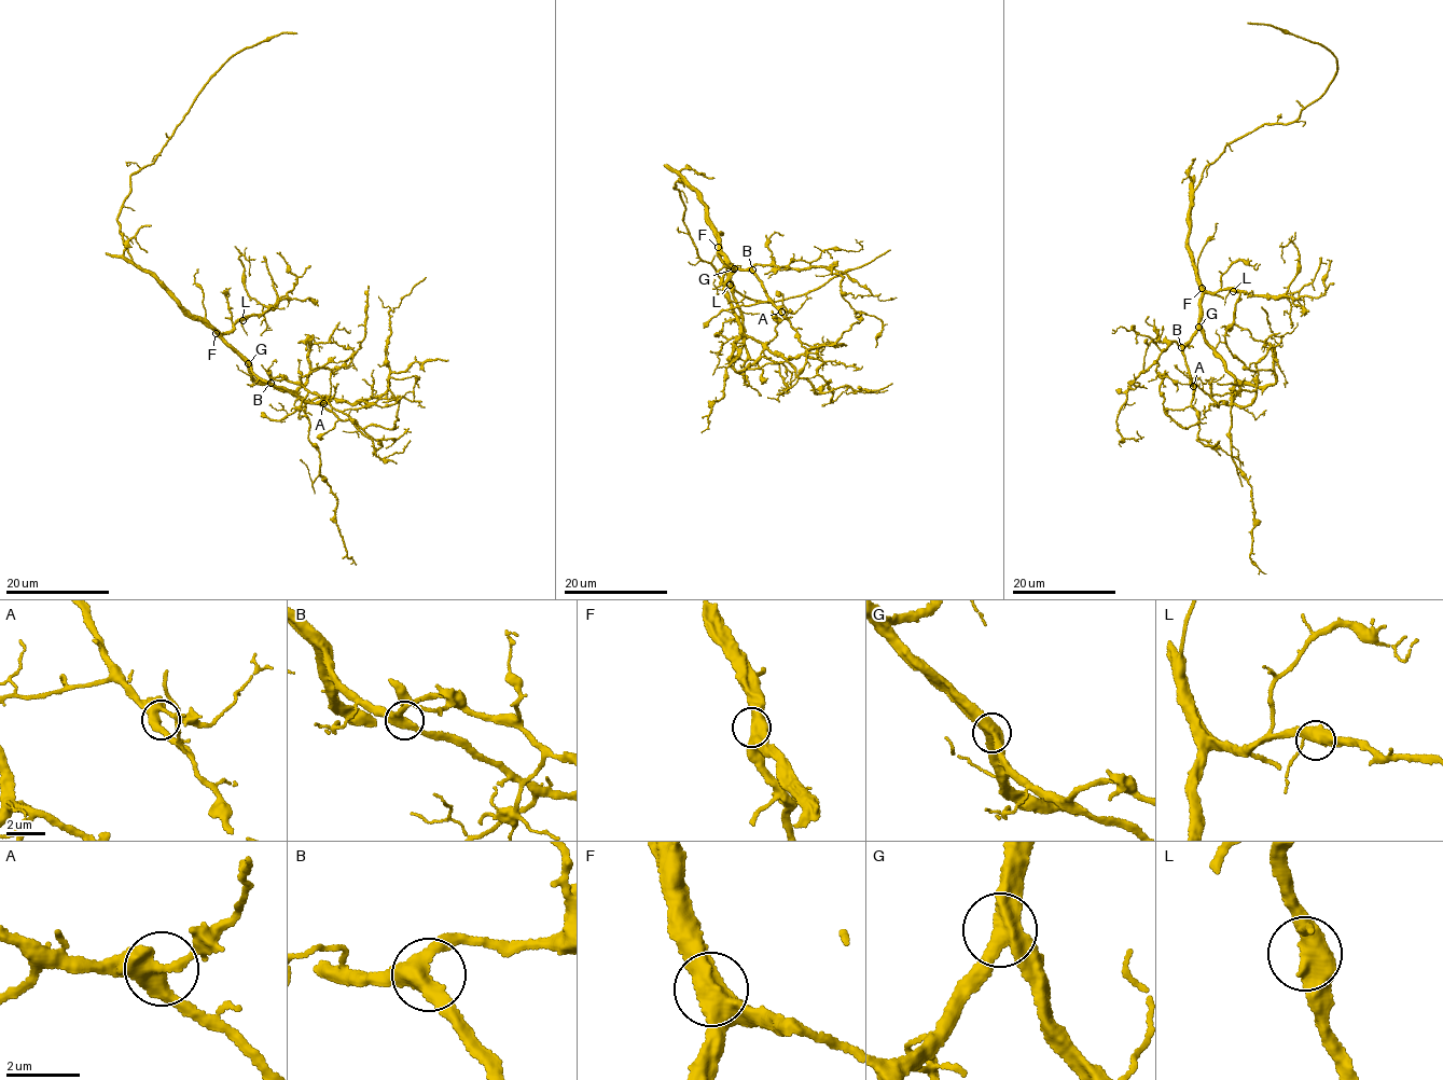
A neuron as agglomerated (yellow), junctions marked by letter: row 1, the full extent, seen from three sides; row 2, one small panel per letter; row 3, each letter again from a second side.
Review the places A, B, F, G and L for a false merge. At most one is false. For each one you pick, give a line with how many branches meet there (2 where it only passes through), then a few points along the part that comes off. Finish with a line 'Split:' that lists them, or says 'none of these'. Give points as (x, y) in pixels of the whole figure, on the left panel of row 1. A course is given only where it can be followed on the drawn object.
Split: none of these

